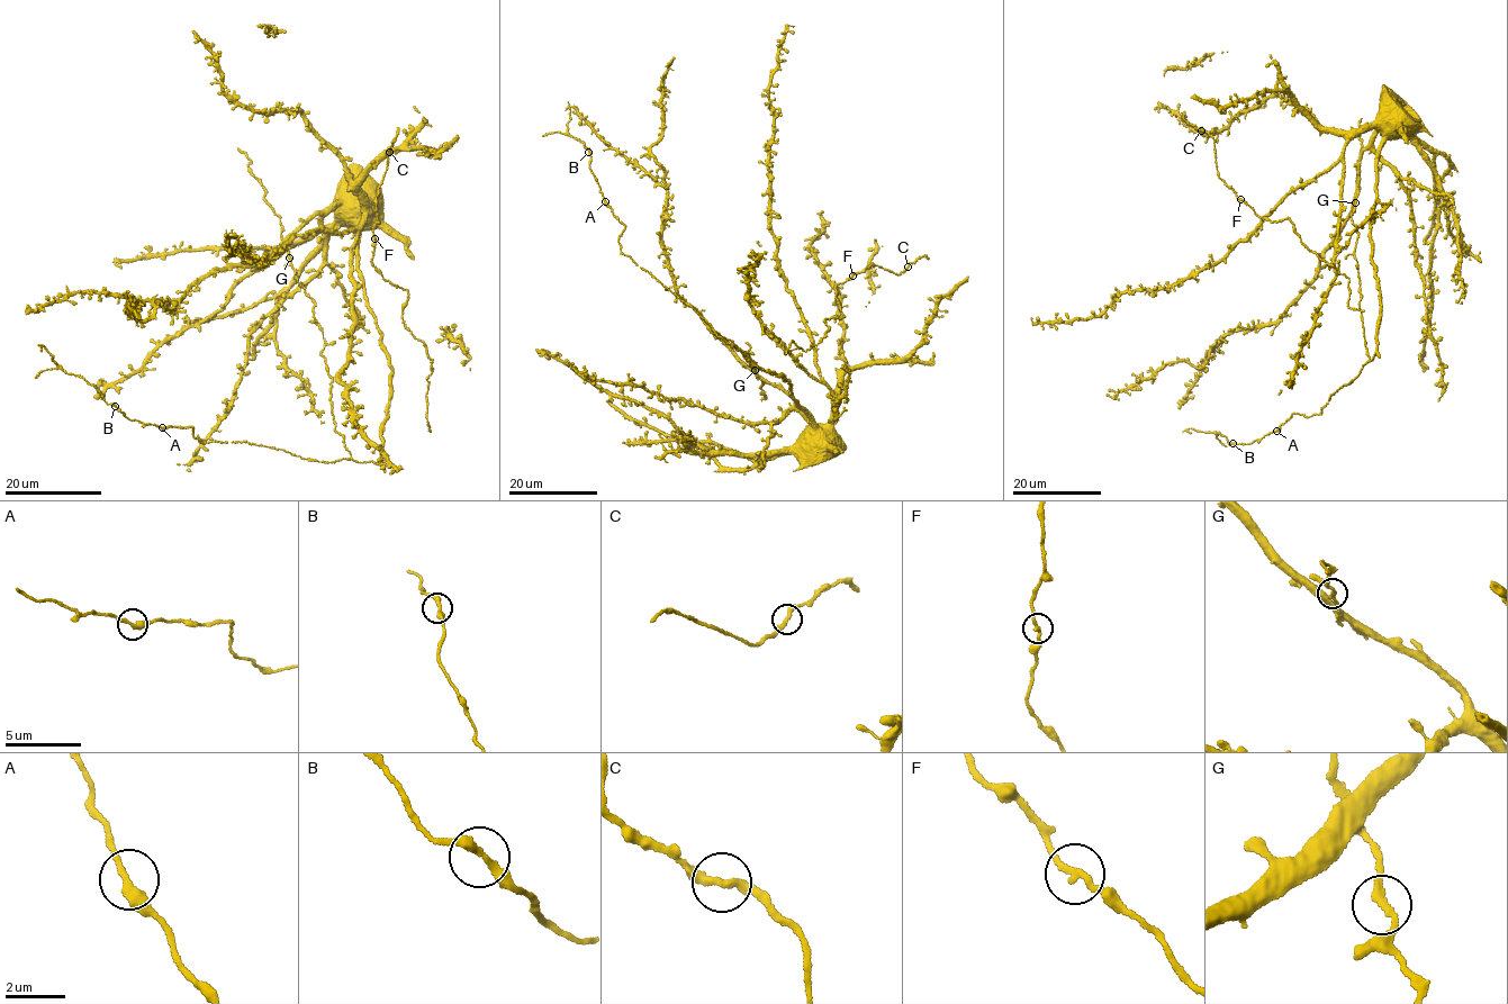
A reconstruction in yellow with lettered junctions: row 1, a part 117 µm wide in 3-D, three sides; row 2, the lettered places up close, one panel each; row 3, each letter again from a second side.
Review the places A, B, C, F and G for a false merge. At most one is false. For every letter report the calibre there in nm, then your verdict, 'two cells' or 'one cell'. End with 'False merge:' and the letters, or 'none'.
A: calibre 320 nm; one cell
B: calibre 260 nm; one cell
C: calibre 280 nm; one cell
F: calibre 240 nm; one cell
G: calibre 200 nm; one cell
False merge: none

